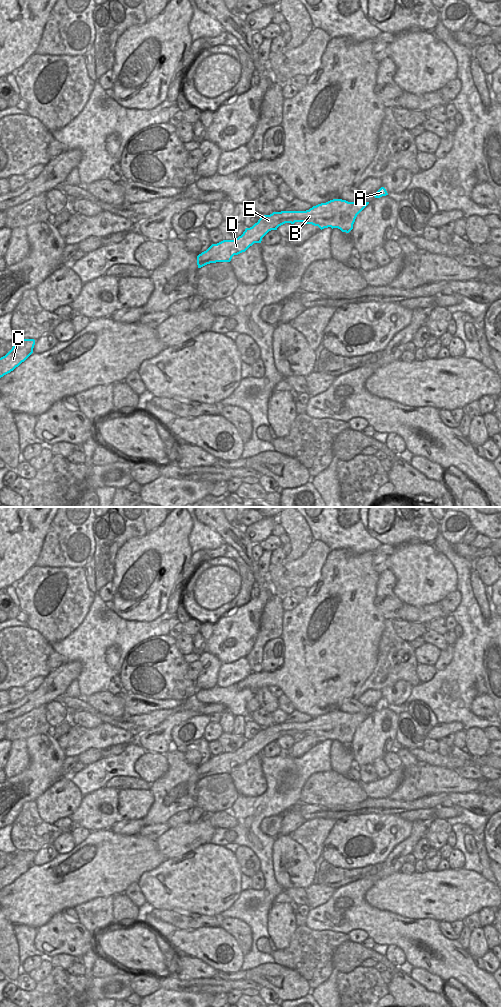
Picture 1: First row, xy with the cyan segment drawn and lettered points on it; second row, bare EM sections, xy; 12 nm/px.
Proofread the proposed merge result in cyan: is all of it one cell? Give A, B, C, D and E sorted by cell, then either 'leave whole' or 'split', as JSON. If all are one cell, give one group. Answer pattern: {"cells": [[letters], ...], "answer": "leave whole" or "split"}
{"cells": [["A", "B", "C", "D", "E"]], "answer": "leave whole"}

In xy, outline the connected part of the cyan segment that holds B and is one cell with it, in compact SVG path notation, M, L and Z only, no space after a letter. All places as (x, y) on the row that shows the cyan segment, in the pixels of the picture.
M333 199L313 206L306 211L281 211L261 216L252 227L246 228L241 236L234 240L223 240L212 244L206 251L197 256L198 268L210 263L230 262L234 255L245 252L254 243L261 243L262 238L271 230L285 223L305 222L318 226L321 230L331 227L349 233L357 215L369 204L358 200L348 202Z

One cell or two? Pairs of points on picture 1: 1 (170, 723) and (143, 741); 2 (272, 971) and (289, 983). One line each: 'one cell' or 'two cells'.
1: one cell
2: one cell

